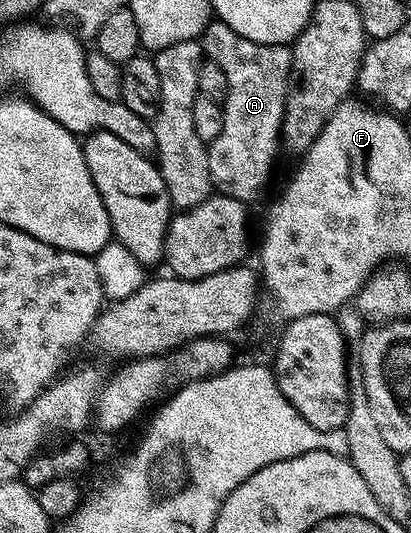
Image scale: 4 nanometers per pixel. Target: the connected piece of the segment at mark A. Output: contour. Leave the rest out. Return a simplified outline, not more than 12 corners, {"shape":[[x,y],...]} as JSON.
{"shape":[[215,18],[203,55],[225,70],[205,172],[252,202],[281,153],[291,49]]}

